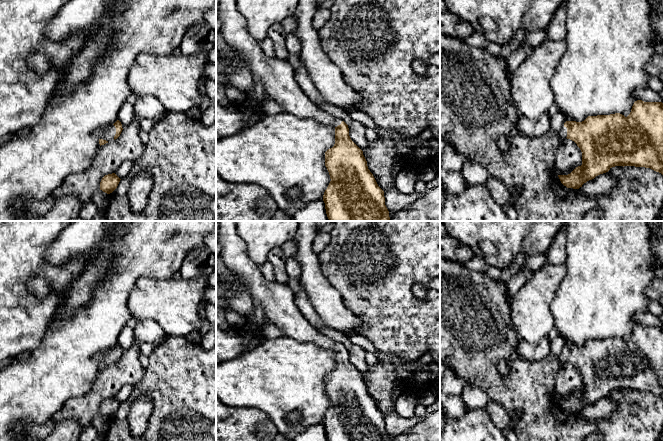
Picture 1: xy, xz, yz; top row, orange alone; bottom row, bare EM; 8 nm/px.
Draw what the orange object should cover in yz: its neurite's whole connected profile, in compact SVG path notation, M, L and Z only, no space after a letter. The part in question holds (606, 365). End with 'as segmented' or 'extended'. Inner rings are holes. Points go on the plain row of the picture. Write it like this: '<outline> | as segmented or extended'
M637 324L634 326L630 338L625 341L620 337L610 338L610 339L597 339L597 340L588 340L582 346L576 345L566 345L562 355L558 358L561 365L570 363L574 365L582 376L582 389L576 391L568 399L558 399L561 407L567 412L579 413L584 407L589 404L594 403L596 400L608 396L612 391L615 390L635 390L635 391L645 391L650 392L656 396L659 396L664 401L664 328L662 326L644 326L642 324Z | extended

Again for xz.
M218 221L217 244L221 246L219 256L224 264L248 284L253 304L264 308L267 321L277 325L286 337L335 351L335 368L325 376L325 390L331 403L323 419L327 441L389 441L384 415L368 393L363 375L351 364L348 349L324 335L303 316L295 303L295 293L288 284L265 280L260 268L249 258L246 244L237 233L237 221Z | extended

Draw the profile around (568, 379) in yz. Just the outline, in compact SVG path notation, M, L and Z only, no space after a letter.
M565 363L561 365L556 376L555 391L559 396L570 394L582 386L582 376L577 368Z

